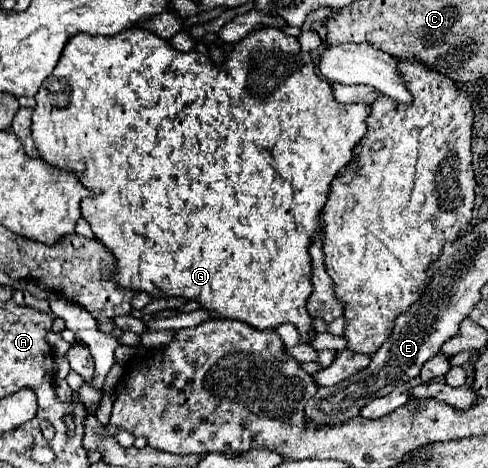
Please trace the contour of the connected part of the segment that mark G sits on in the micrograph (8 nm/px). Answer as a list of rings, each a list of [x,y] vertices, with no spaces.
[[[136,27],[126,29],[120,35],[114,35],[114,37],[90,37],[88,34],[81,33],[72,37],[64,47],[58,65],[54,67],[52,75],[48,79],[44,79],[40,91],[36,93],[36,101],[38,101],[38,105],[36,105],[34,115],[32,115],[32,135],[34,135],[36,147],[38,147],[40,159],[46,161],[46,163],[56,165],[60,171],[72,171],[80,179],[82,185],[86,185],[90,189],[100,189],[102,191],[98,197],[82,201],[82,219],[88,221],[88,225],[90,225],[90,229],[94,233],[94,239],[104,243],[108,247],[108,251],[112,251],[112,255],[116,259],[116,271],[112,273],[112,279],[116,279],[116,283],[120,283],[122,287],[144,291],[144,293],[148,293],[154,299],[160,299],[160,297],[164,297],[164,299],[166,297],[182,297],[186,301],[196,301],[198,299],[200,307],[204,311],[208,311],[212,319],[236,319],[236,321],[248,323],[254,329],[262,329],[262,331],[264,329],[276,329],[282,323],[292,323],[298,329],[300,341],[304,341],[304,343],[312,341],[314,327],[312,327],[312,317],[306,311],[306,303],[308,303],[308,297],[312,293],[312,283],[310,283],[310,277],[312,277],[312,257],[308,253],[308,247],[312,245],[312,235],[316,235],[316,231],[320,231],[320,217],[318,215],[320,215],[320,211],[322,211],[322,207],[324,207],[324,203],[328,199],[330,181],[342,171],[342,167],[346,167],[352,161],[352,157],[354,157],[352,151],[354,151],[356,143],[366,133],[366,117],[368,117],[368,109],[370,107],[366,103],[352,103],[352,105],[336,103],[334,97],[332,97],[330,85],[316,75],[316,65],[314,65],[312,53],[302,53],[300,51],[300,43],[294,37],[288,37],[280,29],[274,29],[274,27],[266,27],[266,29],[260,29],[256,33],[248,33],[240,43],[234,45],[232,53],[226,57],[226,63],[216,67],[216,65],[212,65],[212,61],[206,55],[200,55],[198,51],[190,51],[190,53],[174,51],[174,47],[170,47],[168,41],[164,41],[164,39],[160,39],[160,37],[156,37],[156,35],[148,33],[148,31],[136,29]]]

